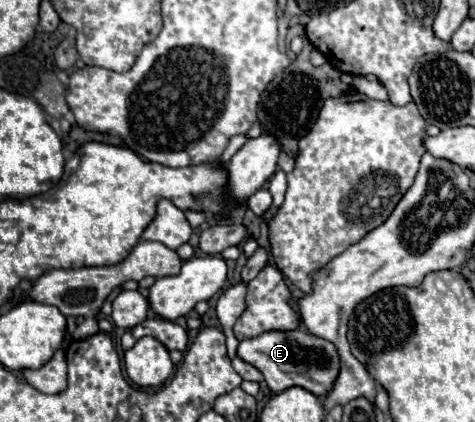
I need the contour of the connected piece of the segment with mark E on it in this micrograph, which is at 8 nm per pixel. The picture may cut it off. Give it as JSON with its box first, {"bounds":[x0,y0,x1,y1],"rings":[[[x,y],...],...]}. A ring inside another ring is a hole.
{"bounds":[238,327,340,397],"rings":[[[304,327],[292,331],[266,331],[262,337],[244,339],[238,345],[238,357],[254,365],[266,379],[272,393],[282,393],[290,387],[304,387],[316,397],[328,395],[340,373],[340,355],[334,343],[308,333]]]}

